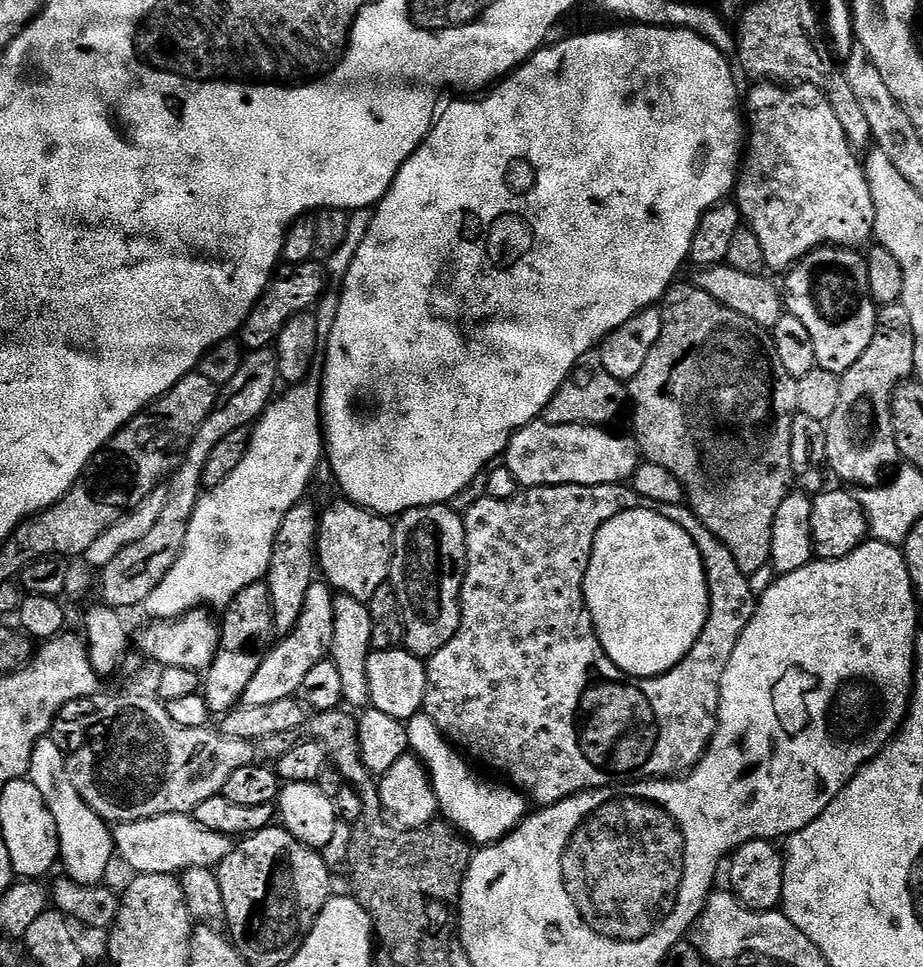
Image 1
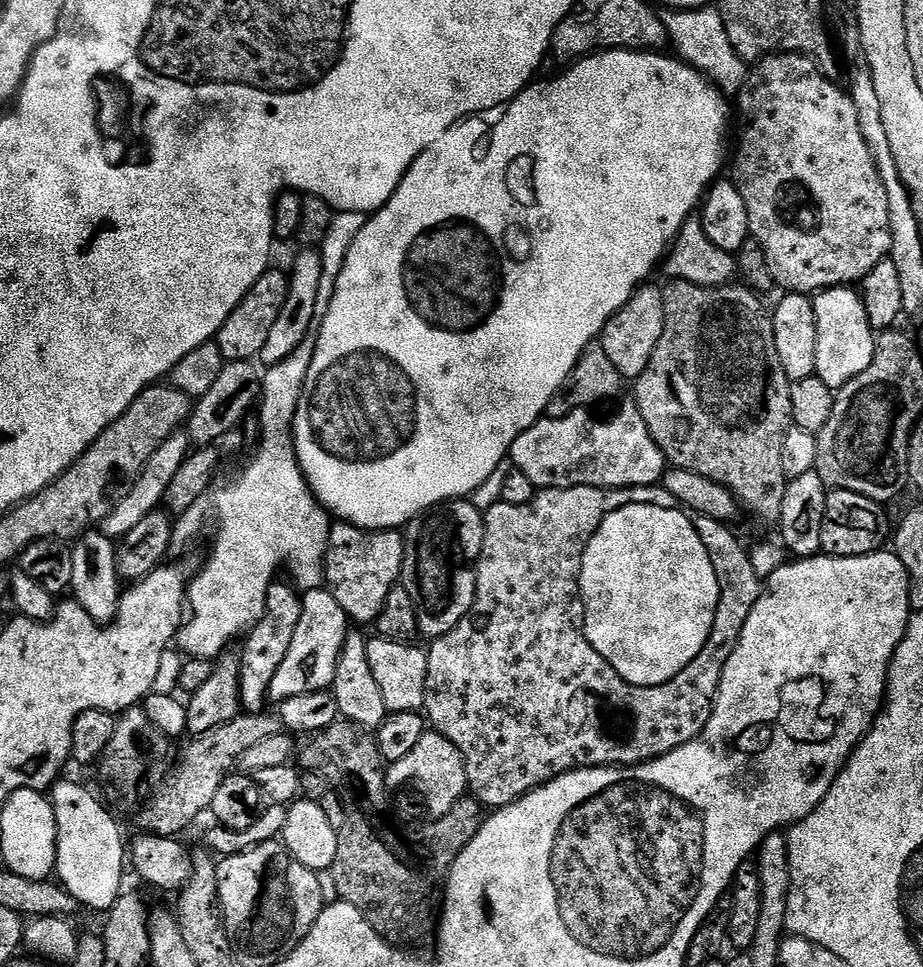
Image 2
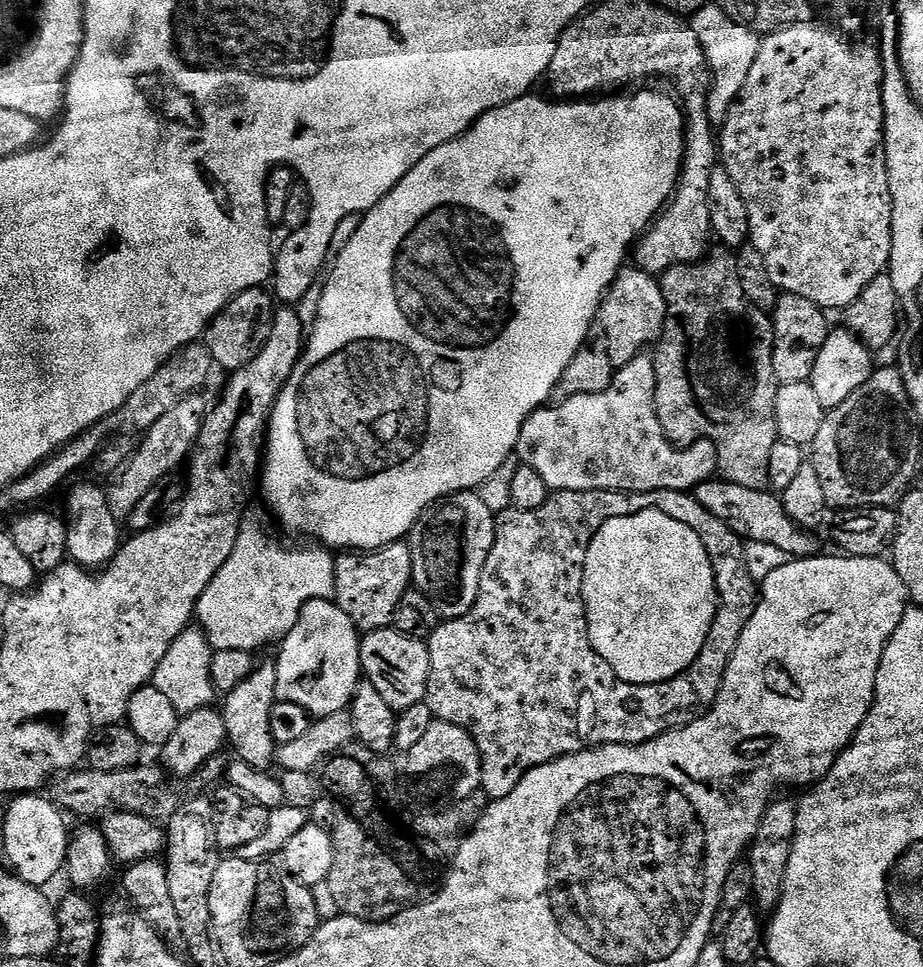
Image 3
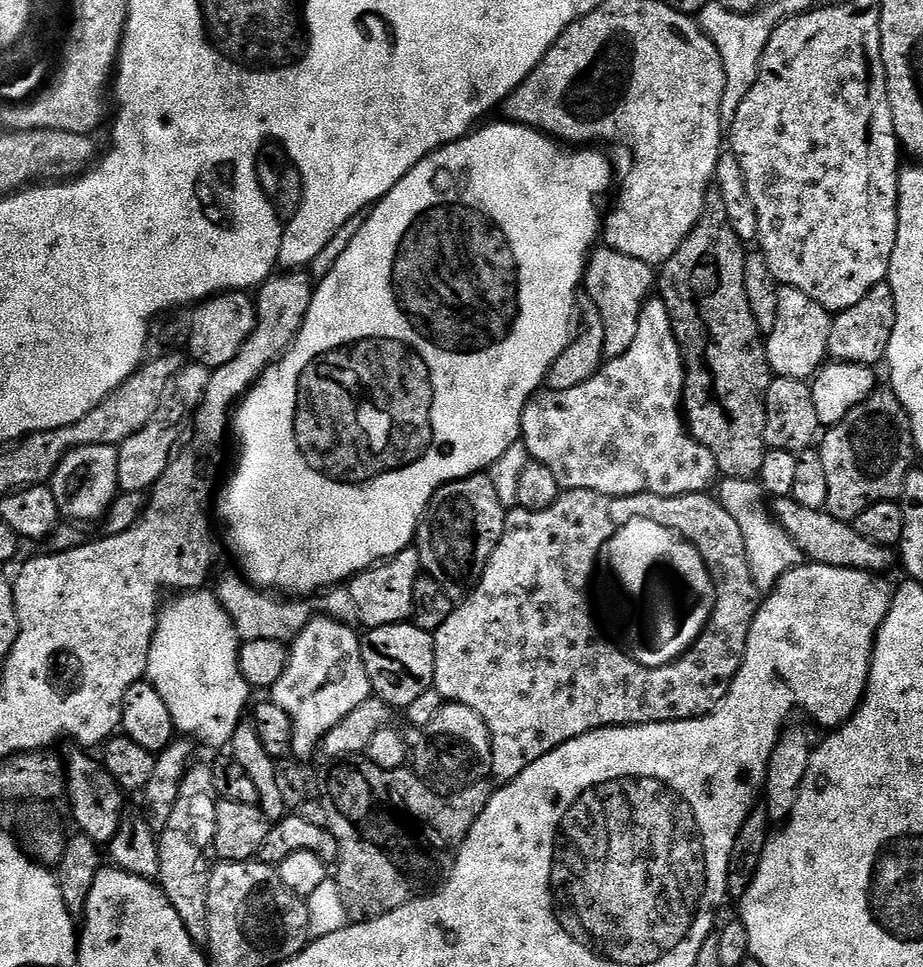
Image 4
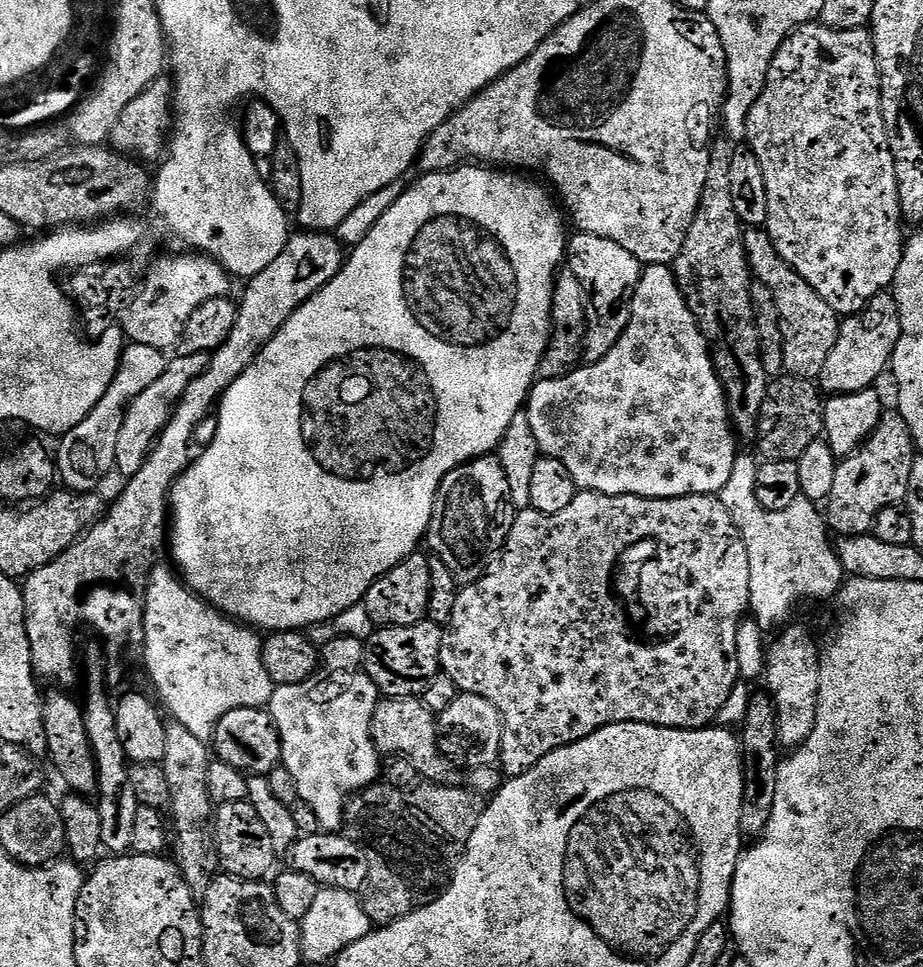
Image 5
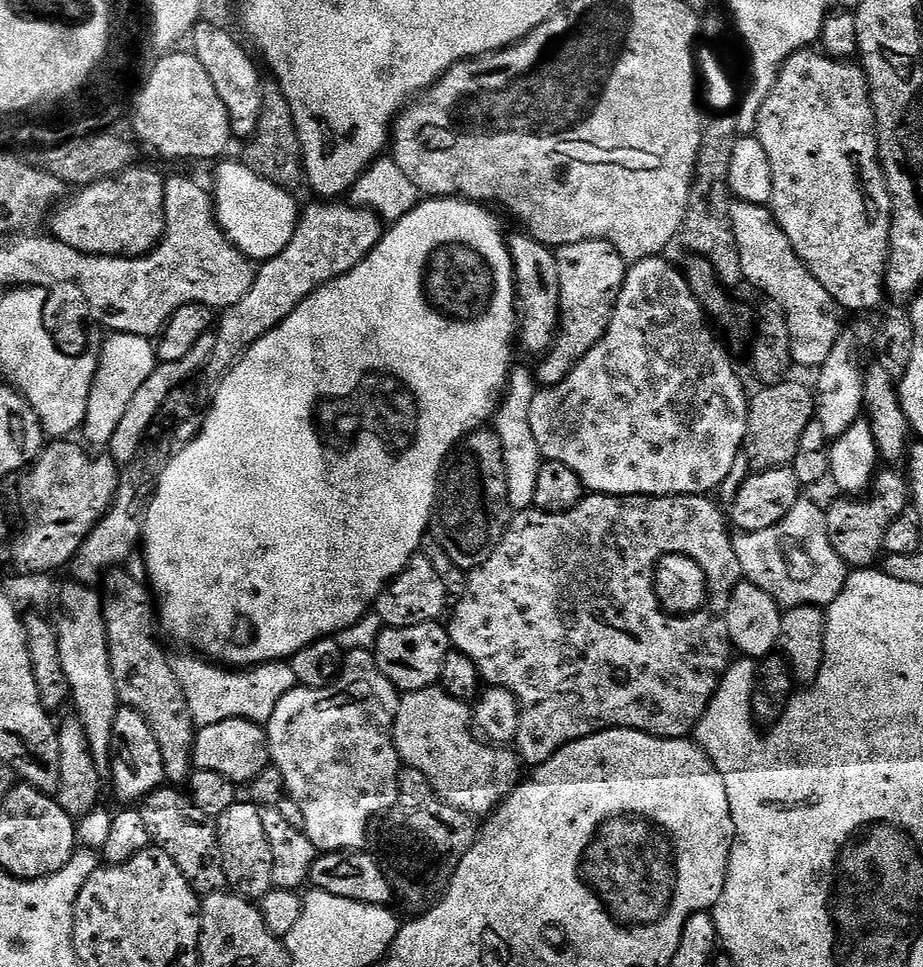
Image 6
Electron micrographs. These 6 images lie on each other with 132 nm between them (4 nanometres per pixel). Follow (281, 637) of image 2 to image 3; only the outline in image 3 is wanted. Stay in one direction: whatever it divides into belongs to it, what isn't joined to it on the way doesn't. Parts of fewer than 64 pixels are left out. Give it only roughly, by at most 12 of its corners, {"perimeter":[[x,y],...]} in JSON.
{"perimeter":[[275,663],[223,697],[230,748],[242,762],[276,764]]}

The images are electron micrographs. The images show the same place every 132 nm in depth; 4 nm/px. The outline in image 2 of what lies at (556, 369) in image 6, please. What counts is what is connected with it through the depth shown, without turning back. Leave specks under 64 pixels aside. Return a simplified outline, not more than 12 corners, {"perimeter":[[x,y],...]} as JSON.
{"perimeter":[[658,287],[637,288],[598,337],[614,370],[635,381],[664,333]]}

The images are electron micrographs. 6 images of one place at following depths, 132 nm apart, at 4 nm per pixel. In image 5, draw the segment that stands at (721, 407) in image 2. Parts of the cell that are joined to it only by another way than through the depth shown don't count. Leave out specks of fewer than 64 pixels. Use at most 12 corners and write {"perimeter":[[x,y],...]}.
{"perimeter":[[713,143],[670,267],[712,351],[735,435],[752,438],[770,377],[730,195]]}

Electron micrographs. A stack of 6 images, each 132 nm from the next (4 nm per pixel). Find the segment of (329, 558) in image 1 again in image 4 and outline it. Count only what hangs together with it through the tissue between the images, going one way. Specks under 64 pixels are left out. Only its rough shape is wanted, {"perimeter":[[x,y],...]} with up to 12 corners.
{"perimeter":[[420,552],[352,577],[365,629],[411,621]]}

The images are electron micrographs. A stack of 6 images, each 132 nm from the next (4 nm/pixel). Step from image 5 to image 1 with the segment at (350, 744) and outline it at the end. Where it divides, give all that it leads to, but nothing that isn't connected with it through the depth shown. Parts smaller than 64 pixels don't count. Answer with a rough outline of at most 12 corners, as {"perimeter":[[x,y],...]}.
{"perimeter":[[313,582],[298,626],[264,657],[244,704],[299,693],[330,652],[334,592]]}

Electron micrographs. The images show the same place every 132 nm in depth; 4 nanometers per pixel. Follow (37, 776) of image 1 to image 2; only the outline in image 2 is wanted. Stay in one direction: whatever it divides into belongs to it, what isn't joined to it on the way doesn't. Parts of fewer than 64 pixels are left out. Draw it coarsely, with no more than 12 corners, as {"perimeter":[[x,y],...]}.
{"perimeter":[[84,786],[50,790],[56,876],[81,907],[122,895],[126,840]]}

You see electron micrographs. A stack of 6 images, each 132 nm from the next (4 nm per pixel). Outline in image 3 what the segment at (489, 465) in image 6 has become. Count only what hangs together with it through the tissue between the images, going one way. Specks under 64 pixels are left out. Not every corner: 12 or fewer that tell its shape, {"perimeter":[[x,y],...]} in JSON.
{"perimeter":[[479,491],[427,508],[412,582],[444,620],[476,605],[497,513]]}

